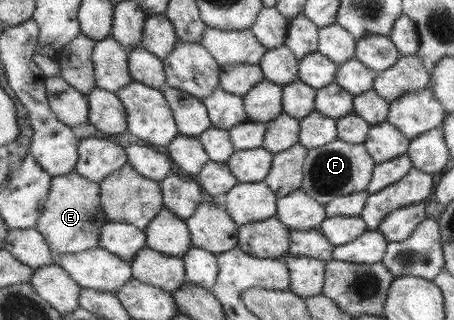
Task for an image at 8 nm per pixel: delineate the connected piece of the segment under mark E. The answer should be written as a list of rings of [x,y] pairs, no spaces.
[[[74,170],[68,174],[54,176],[53,184],[42,216],[36,226],[49,243],[55,255],[77,254],[85,250],[98,249],[100,232],[109,220],[101,201],[101,183],[91,181]]]

